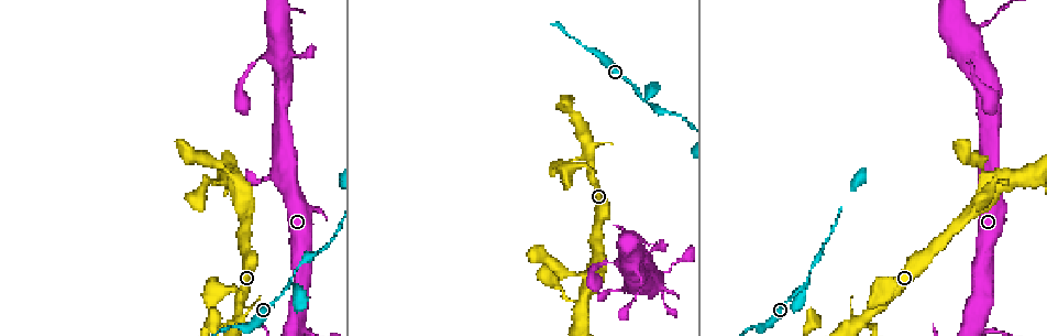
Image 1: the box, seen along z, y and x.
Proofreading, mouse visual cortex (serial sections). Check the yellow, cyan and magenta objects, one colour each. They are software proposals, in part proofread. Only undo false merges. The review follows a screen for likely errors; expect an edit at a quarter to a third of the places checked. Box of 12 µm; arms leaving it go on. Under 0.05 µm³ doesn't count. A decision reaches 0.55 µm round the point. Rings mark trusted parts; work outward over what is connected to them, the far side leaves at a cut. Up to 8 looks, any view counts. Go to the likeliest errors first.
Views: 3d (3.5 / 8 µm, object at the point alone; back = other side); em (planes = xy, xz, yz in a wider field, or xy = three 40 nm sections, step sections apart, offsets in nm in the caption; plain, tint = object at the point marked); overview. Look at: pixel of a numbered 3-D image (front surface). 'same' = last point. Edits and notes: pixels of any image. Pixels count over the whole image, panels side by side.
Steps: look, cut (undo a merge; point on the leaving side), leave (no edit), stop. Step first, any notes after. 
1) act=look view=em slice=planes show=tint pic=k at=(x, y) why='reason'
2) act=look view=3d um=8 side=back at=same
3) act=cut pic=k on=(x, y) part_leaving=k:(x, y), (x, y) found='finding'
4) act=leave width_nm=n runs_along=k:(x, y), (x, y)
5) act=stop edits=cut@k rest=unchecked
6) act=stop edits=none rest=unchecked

act=look view=3d um=3.5 pic=1 at=(969, 56) why='calibre changes'

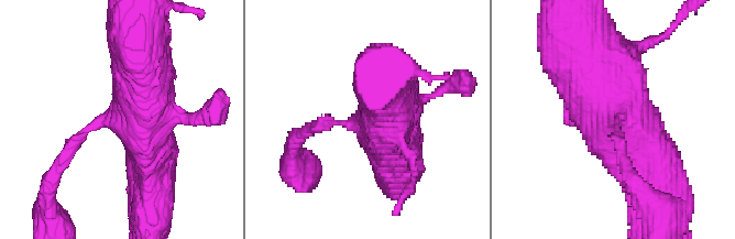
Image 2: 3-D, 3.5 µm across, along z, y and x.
act=look view=em slice=xy step=1 show=tint pic=2 at=(610, 118)

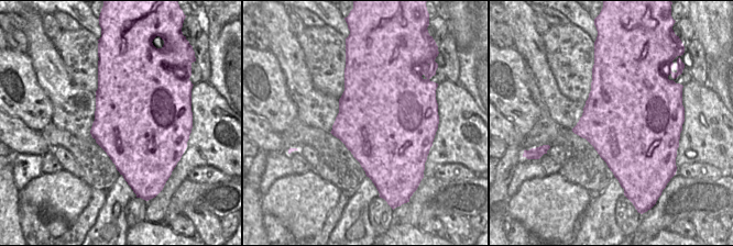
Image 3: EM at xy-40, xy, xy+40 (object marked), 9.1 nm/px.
act=leave runs_along=2:(668, 171), (578, 68) found='one cell here'

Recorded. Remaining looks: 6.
act=look view=3d um=3.5 pic=1 at=(238, 317) why='three arms meet'

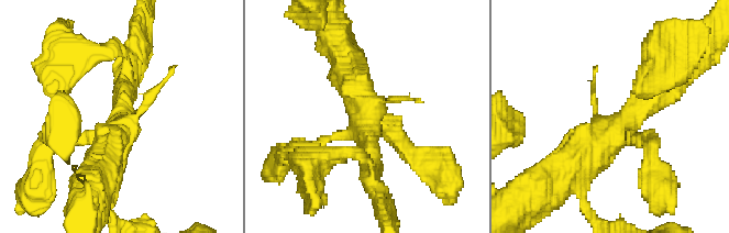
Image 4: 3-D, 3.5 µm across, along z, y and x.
act=look view=em slice=xy step=3 show=tint pic=4 at=(123, 120) why='shape alone is not enough'

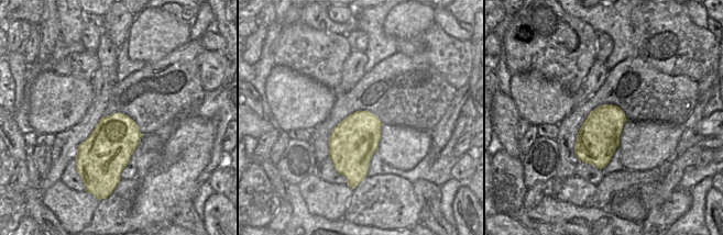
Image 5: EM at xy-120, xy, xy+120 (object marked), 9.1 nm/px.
act=leave runs_along=4:(678, 67), (640, 111), (572, 162) found='one cell here'

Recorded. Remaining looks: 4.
act=look view=3d um=3.5 pic=1 at=(637, 96) why='three arms meet'

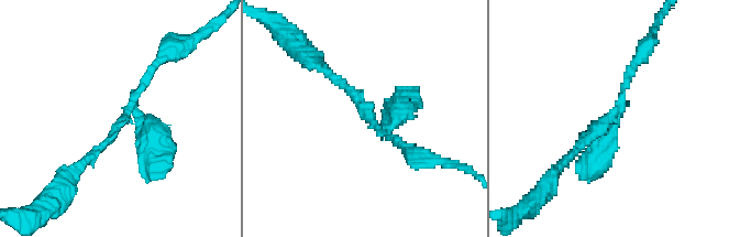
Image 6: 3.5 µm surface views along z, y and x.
act=look view=em slice=xy step=5 show=tint pic=6 at=(126, 118)

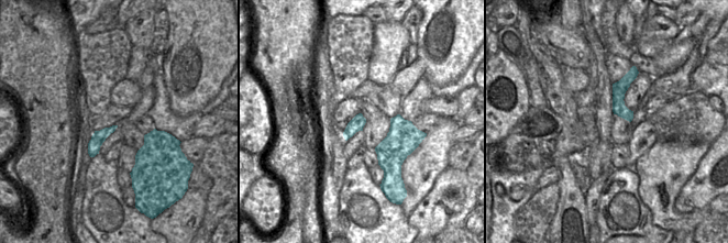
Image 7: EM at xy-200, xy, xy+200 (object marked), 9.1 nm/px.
act=cut pic=6 on=(155, 137) arm_widths_nm=150,150,300 part_leaving=6:(137, 129), (161, 176) found='two cells meet here'

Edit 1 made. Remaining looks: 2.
act=stop edits=cut@6 rest=unchecked

